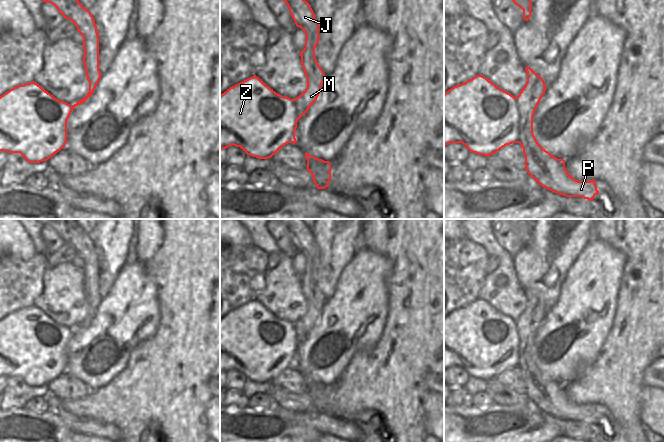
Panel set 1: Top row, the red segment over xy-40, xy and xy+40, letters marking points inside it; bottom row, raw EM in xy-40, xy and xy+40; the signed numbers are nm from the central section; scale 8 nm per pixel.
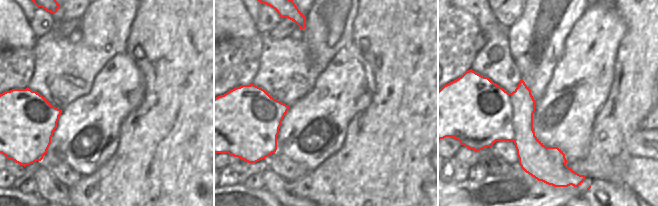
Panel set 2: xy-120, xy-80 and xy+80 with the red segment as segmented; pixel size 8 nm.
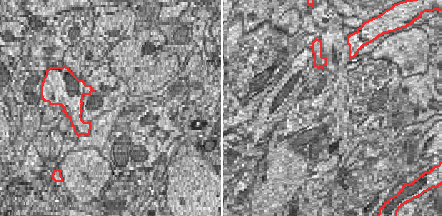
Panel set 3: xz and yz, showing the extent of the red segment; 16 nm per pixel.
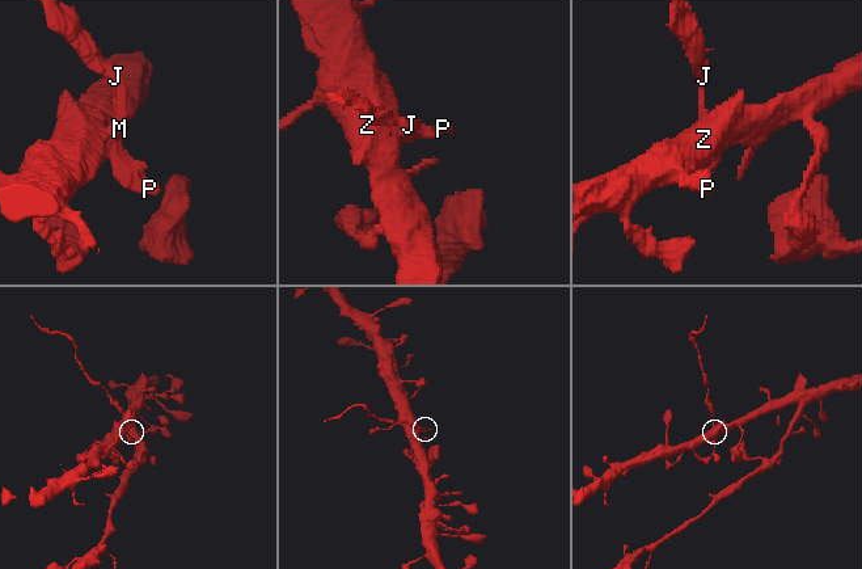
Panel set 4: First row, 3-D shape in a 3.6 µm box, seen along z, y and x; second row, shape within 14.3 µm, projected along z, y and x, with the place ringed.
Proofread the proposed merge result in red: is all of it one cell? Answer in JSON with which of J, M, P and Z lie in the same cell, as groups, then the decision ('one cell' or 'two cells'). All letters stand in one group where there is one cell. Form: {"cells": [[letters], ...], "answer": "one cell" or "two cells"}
{"cells": [["J", "M", "P"], ["Z"]], "answer": "two cells"}

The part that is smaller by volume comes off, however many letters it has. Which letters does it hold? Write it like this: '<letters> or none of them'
J, M, P

